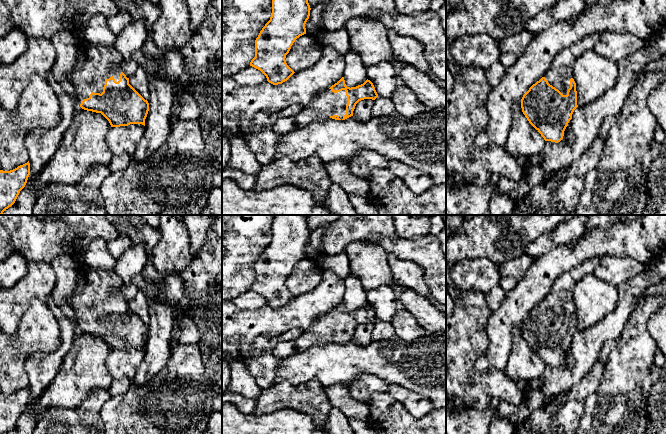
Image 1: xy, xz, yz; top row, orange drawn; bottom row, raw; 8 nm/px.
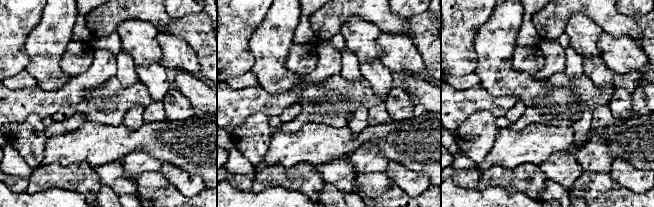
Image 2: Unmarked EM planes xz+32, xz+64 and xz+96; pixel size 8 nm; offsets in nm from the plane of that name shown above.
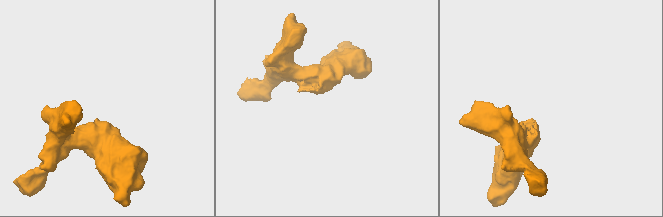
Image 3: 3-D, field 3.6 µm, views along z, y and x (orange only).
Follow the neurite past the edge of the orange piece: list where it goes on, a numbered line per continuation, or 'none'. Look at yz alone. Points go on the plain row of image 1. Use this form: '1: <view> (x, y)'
1: yz (560, 295)

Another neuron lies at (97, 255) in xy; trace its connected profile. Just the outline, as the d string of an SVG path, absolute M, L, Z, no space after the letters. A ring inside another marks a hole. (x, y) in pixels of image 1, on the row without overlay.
M102 239L91 242L80 259L88 268L114 270L117 260L111 255Z

